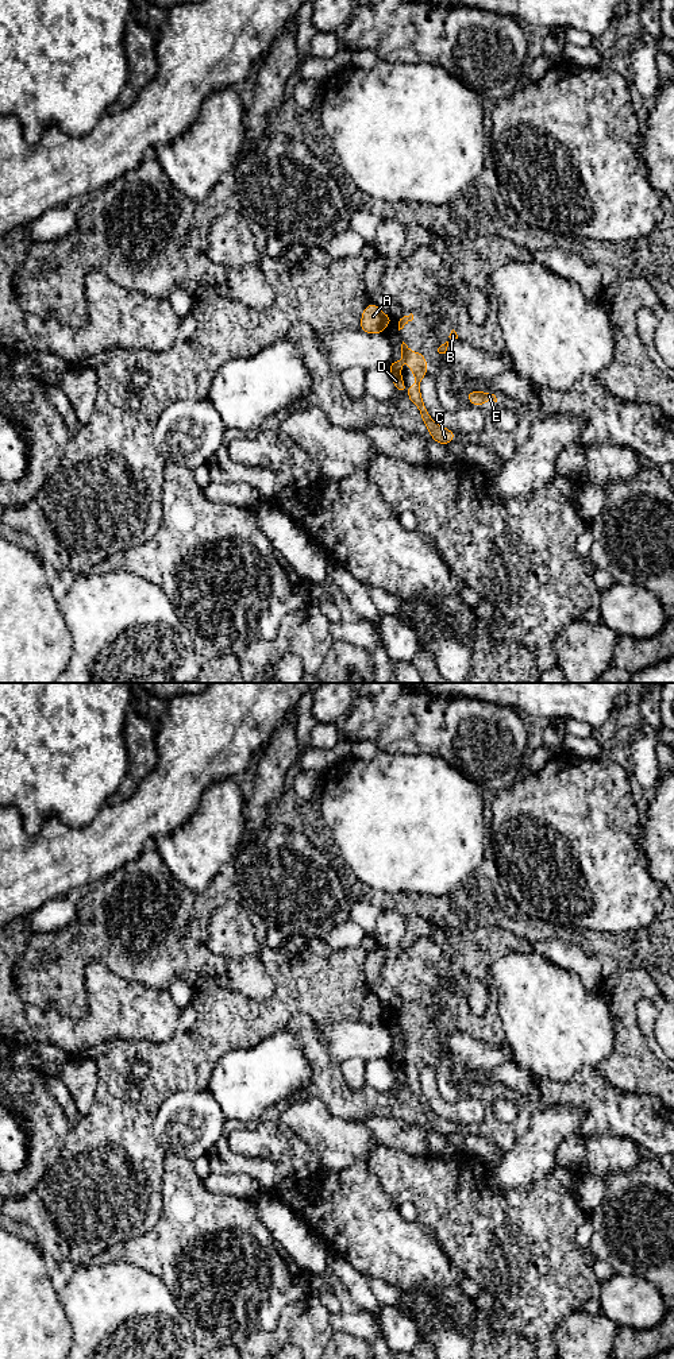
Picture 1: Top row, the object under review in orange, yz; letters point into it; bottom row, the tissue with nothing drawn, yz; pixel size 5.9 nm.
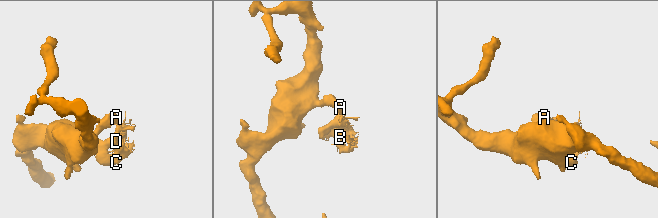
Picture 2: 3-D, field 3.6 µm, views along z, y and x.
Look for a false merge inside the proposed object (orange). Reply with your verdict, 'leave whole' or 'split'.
split

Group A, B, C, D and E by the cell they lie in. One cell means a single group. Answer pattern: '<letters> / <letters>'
A / B C D E

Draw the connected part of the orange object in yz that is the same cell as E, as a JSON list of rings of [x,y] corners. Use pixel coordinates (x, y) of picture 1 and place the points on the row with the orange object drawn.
[[[470,391],[470,393],[466,395],[466,398],[467,398],[471,404],[474,404],[474,405],[477,405],[477,406],[479,406],[479,408],[481,408],[481,405],[482,405],[484,402],[486,402],[486,401],[489,401],[489,399],[497,402],[496,395],[492,394],[492,393]]]

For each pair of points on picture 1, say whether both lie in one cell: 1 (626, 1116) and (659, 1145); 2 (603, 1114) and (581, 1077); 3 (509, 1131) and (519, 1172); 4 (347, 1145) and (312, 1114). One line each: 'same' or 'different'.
1: same
2: same
3: different
4: same

